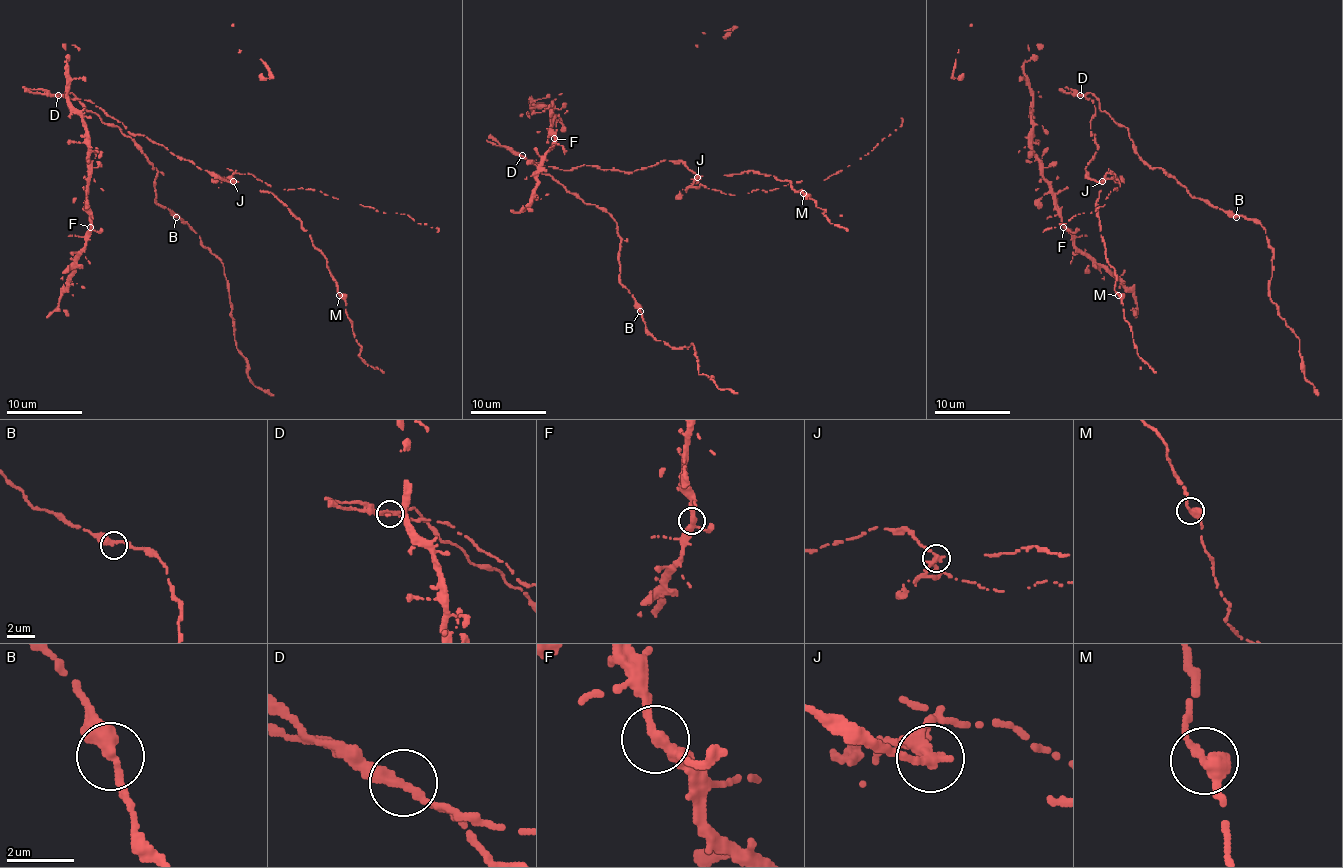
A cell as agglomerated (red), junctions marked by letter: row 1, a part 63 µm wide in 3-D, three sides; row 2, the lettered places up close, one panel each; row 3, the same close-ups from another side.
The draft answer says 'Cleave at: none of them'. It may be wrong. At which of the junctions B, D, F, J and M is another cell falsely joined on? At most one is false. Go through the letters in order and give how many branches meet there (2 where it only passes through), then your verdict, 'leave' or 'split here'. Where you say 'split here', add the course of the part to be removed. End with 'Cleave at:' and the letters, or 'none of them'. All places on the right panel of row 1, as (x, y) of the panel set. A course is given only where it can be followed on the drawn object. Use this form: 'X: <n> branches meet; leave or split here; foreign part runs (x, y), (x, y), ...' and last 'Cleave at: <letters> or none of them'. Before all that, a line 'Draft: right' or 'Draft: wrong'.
Draft: wrong
B: 2 branches meet; leave
D: 2 branches meet; leave
F: 3 branches meet; leave
J: 3 branches meet; split here
M: 2 branches meet; leave
Cleave at: J

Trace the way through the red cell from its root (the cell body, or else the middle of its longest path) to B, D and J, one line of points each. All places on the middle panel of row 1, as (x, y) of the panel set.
B: (554, 167), (537, 169), (615, 220), (621, 239), (619, 281), (640, 311)
D: (554, 167), (537, 165), (522, 155)
J: (554, 167), (570, 171), (573, 167), (592, 165), (632, 172), (661, 161), (682, 161), (697, 176)

